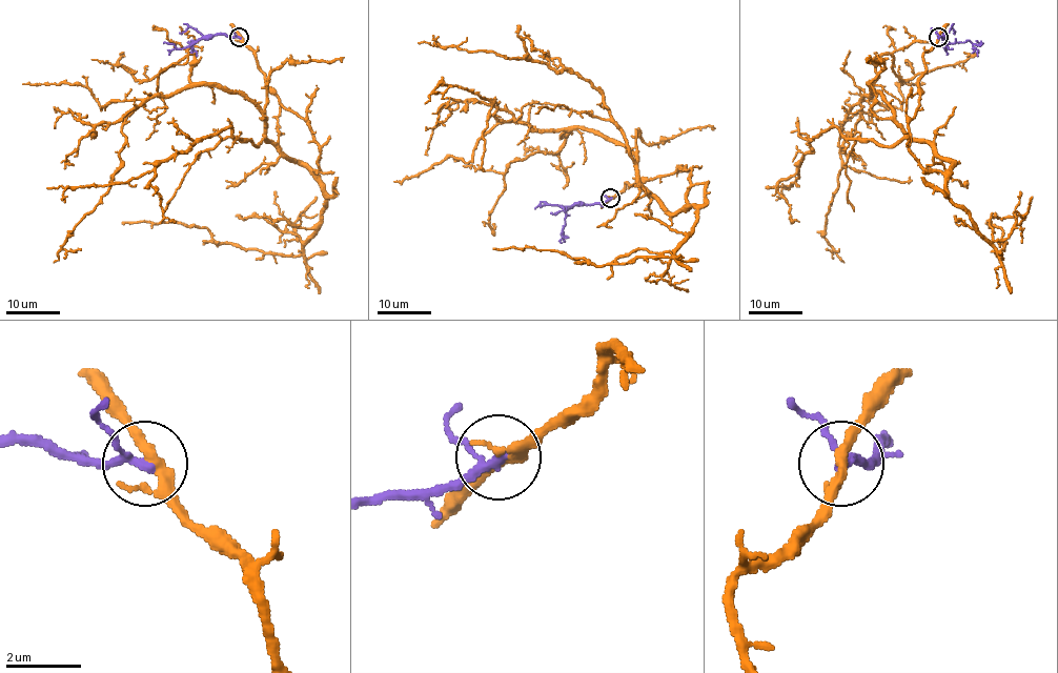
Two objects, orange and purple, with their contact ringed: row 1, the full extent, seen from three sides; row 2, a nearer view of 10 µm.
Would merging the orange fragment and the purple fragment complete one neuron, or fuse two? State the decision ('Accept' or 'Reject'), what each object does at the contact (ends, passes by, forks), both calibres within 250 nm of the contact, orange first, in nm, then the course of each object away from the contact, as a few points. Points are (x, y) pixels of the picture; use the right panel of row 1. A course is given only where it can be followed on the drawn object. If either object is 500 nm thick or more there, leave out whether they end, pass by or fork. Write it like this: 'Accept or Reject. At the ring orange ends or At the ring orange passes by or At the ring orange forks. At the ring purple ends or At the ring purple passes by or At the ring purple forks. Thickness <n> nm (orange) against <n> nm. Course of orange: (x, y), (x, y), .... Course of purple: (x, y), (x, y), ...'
Reject. At the ring orange forks. At the ring purple passes by. Thickness 240 nm (orange) against 200 nm. Course of orange: (938, 36), (909, 146), (924, 168), (950, 167), (869, 84), (840, 148), (826, 249). Course of purple: (938, 37), (944, 35), (952, 43), (970, 41), (978, 56)

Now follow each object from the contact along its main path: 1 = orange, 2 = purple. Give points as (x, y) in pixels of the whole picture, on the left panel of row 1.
1: (239, 36), (307, 123), (319, 168), (267, 139), (238, 93), (150, 97), (62, 248), (81, 249)
2: (239, 37), (206, 35), (195, 43), (190, 41), (197, 56)

